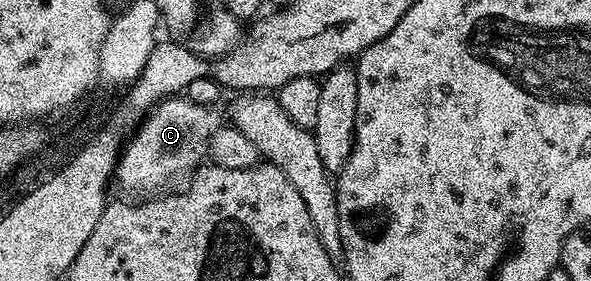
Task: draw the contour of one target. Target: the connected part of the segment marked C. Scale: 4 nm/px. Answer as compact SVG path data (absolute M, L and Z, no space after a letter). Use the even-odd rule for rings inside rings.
M185 97L161 99L151 111L145 114L135 130L127 136L126 142L123 144L116 160L115 186L120 186L124 191L133 191L136 194L133 196L144 197L149 193L163 192L167 188L164 186L171 179L182 178L181 180L183 180L185 177L191 176L201 166L206 155L206 144L218 129L214 111L211 106L195 104L194 101Z

